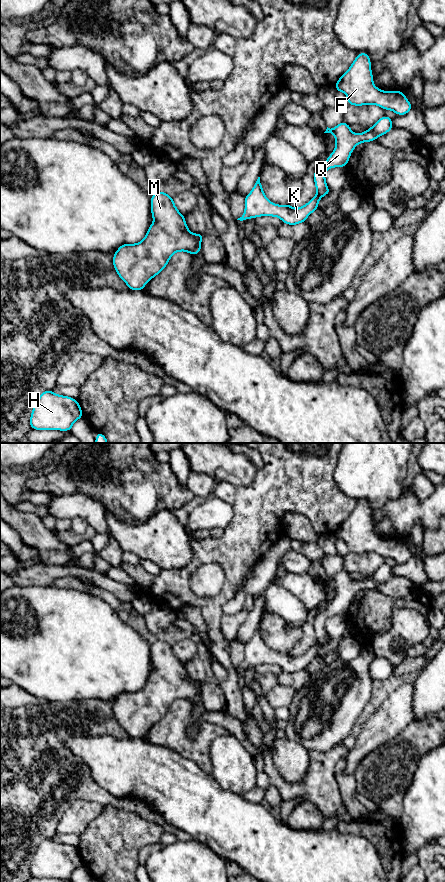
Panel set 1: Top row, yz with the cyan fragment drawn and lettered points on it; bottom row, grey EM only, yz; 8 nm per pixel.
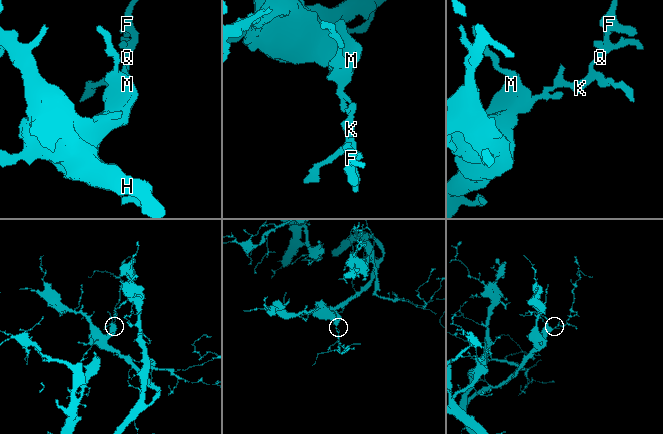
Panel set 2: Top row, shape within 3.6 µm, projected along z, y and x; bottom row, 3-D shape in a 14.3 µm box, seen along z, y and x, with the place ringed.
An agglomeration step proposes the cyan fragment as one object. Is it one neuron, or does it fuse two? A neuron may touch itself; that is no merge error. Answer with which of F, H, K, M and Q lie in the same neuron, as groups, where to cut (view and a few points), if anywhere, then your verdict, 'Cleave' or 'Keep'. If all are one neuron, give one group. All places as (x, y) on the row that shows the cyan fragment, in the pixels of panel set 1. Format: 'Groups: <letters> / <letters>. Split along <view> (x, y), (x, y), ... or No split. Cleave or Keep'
Groups: F H K M Q. No split. Keep

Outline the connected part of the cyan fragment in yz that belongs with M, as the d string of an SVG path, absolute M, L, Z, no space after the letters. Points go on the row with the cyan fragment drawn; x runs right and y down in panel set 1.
M160 190L151 196L151 212L154 219L146 236L136 244L123 244L113 257L113 266L119 277L130 290L141 291L146 283L159 274L168 264L172 255L179 251L198 254L201 251L201 240L204 234L189 231L185 216L176 208L173 198Z

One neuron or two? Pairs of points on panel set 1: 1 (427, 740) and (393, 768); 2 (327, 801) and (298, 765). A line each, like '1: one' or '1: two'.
1: one
2: two

